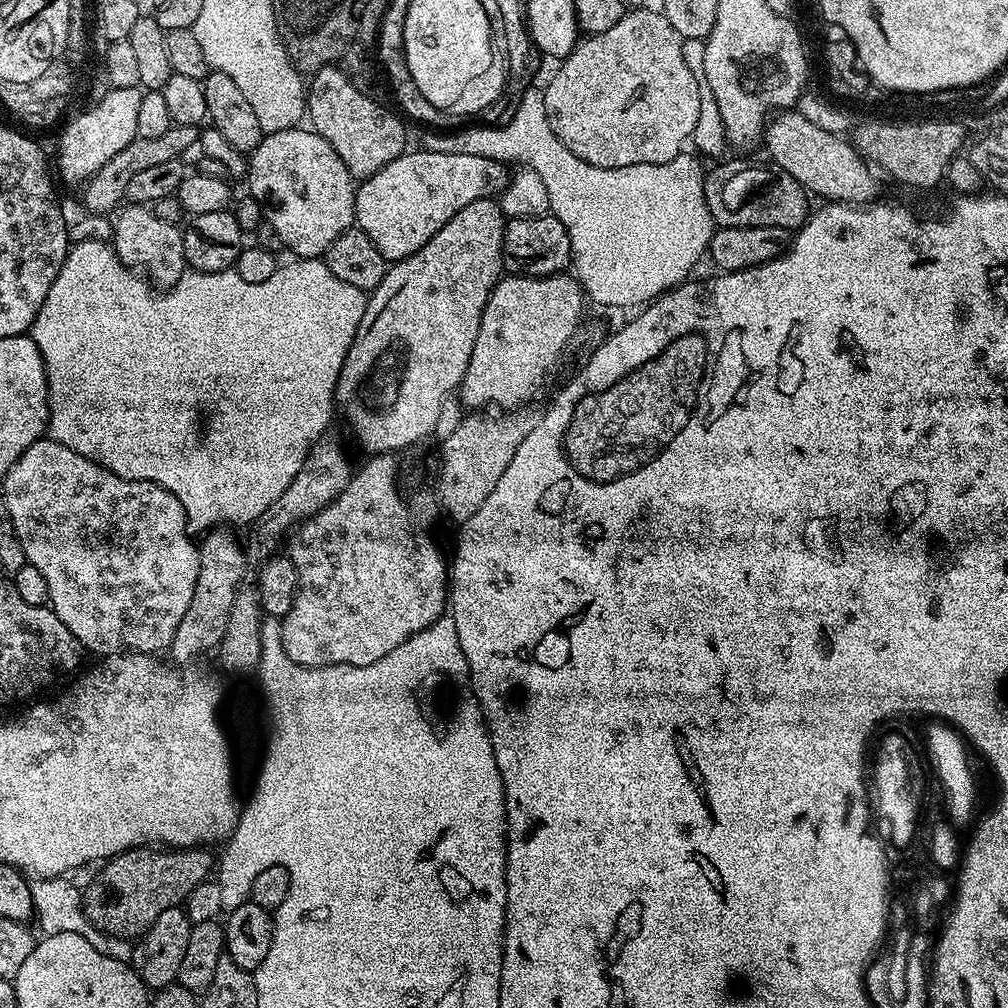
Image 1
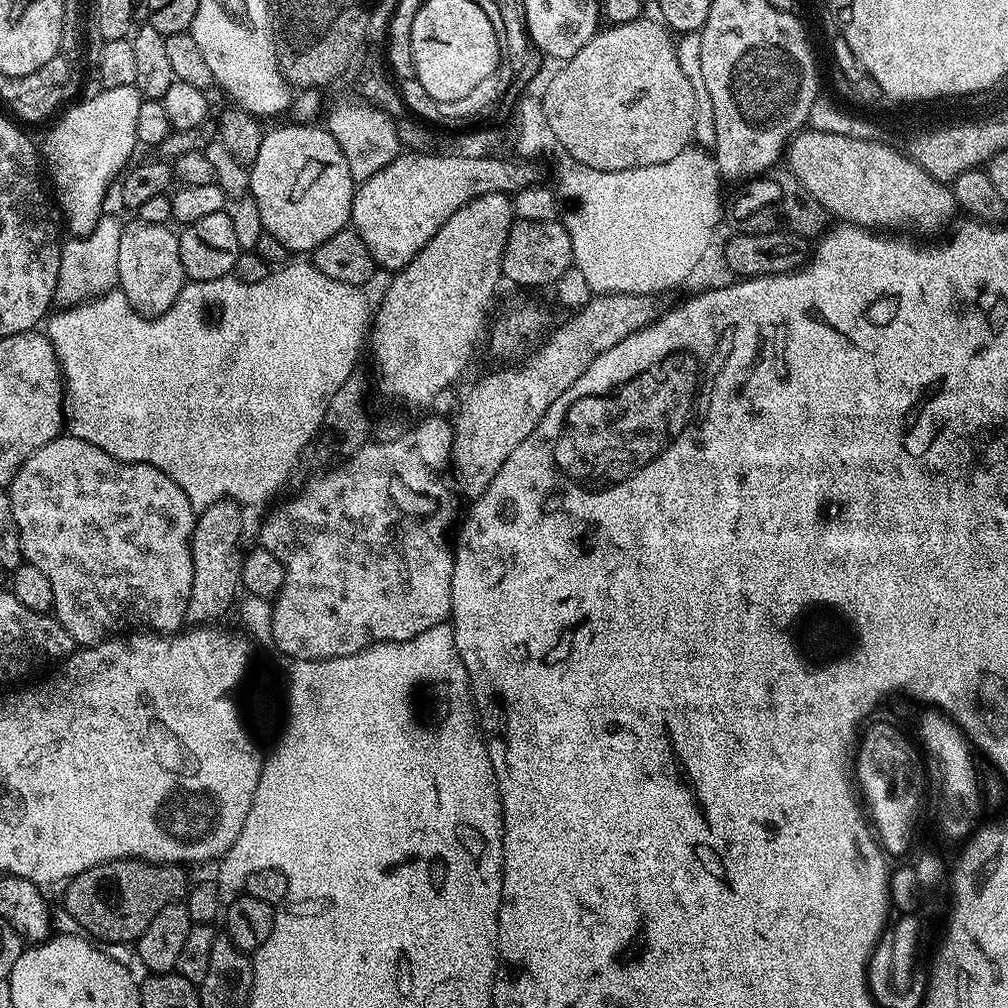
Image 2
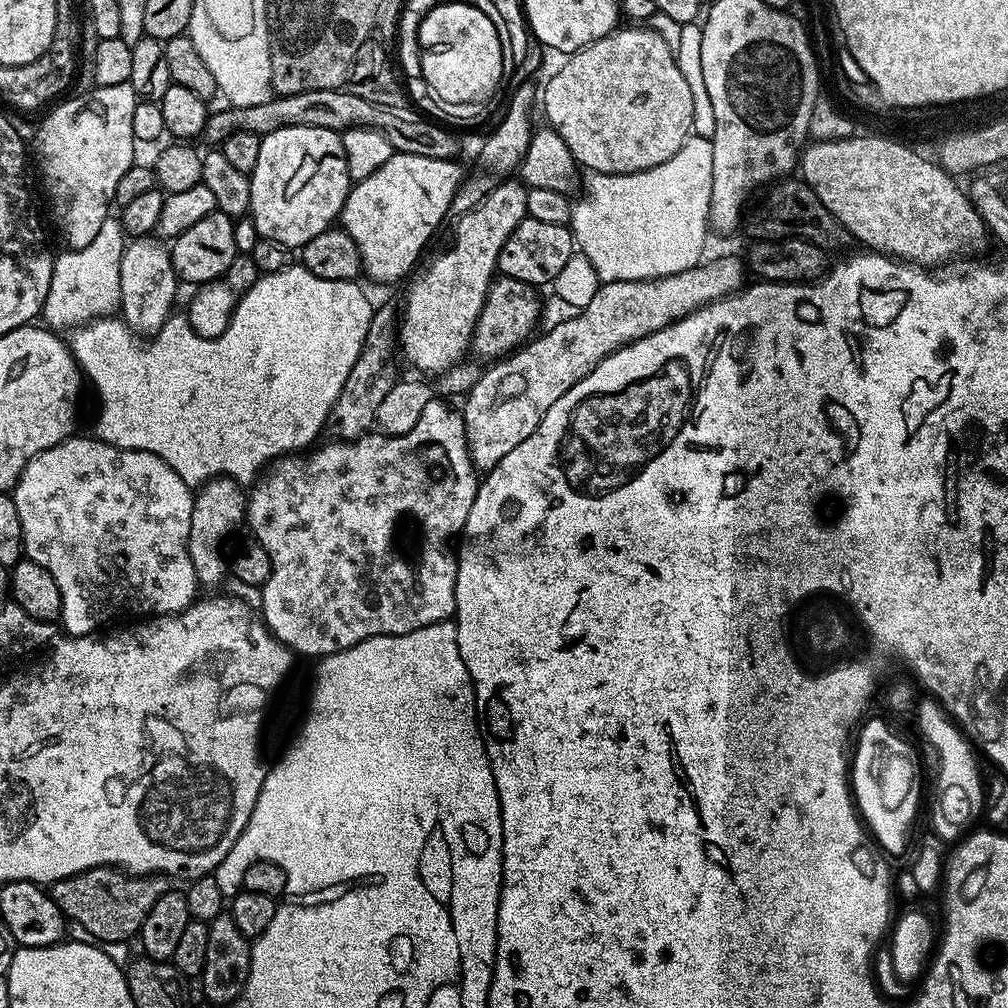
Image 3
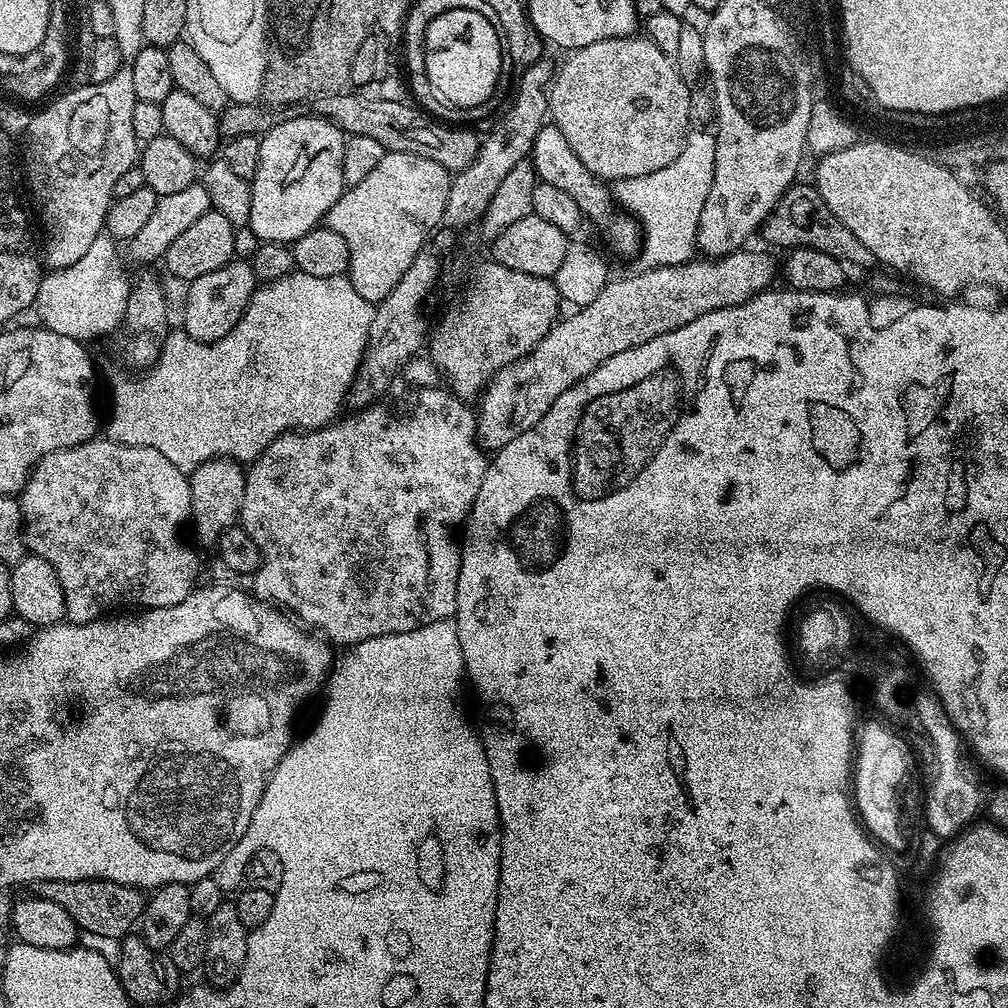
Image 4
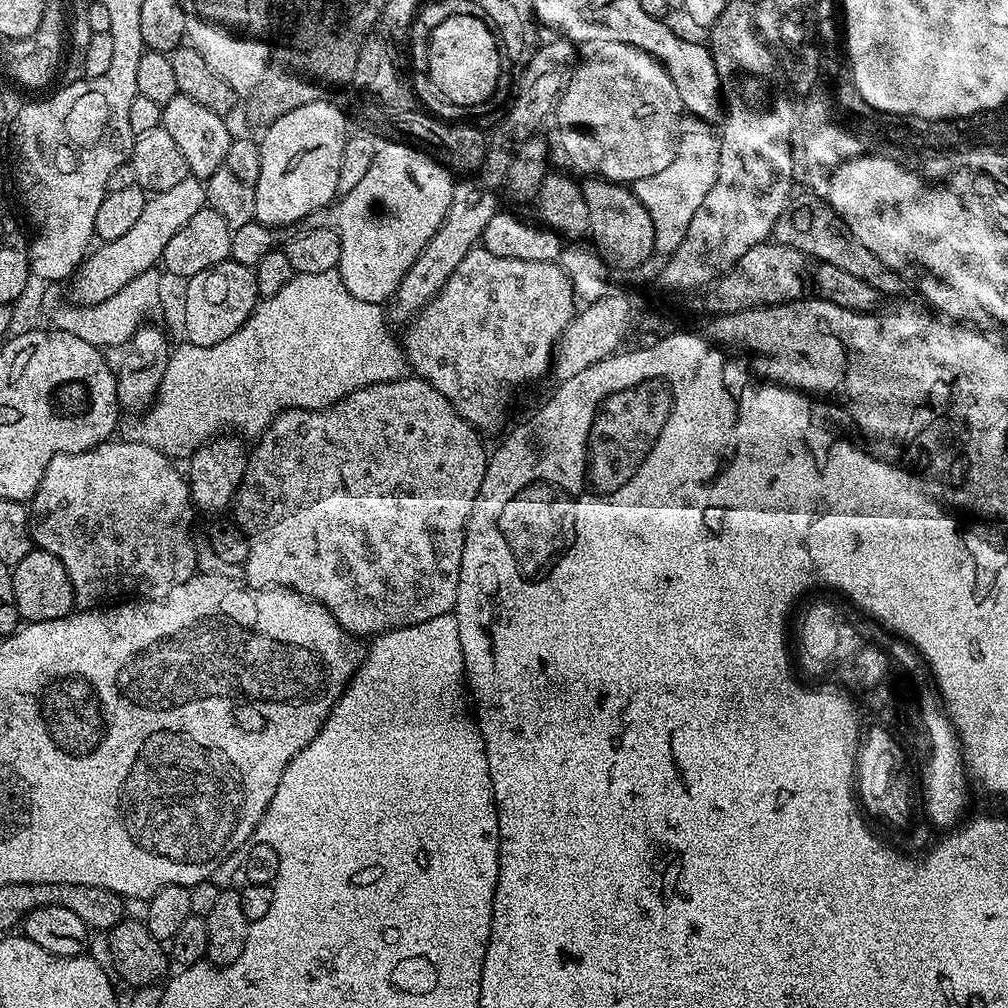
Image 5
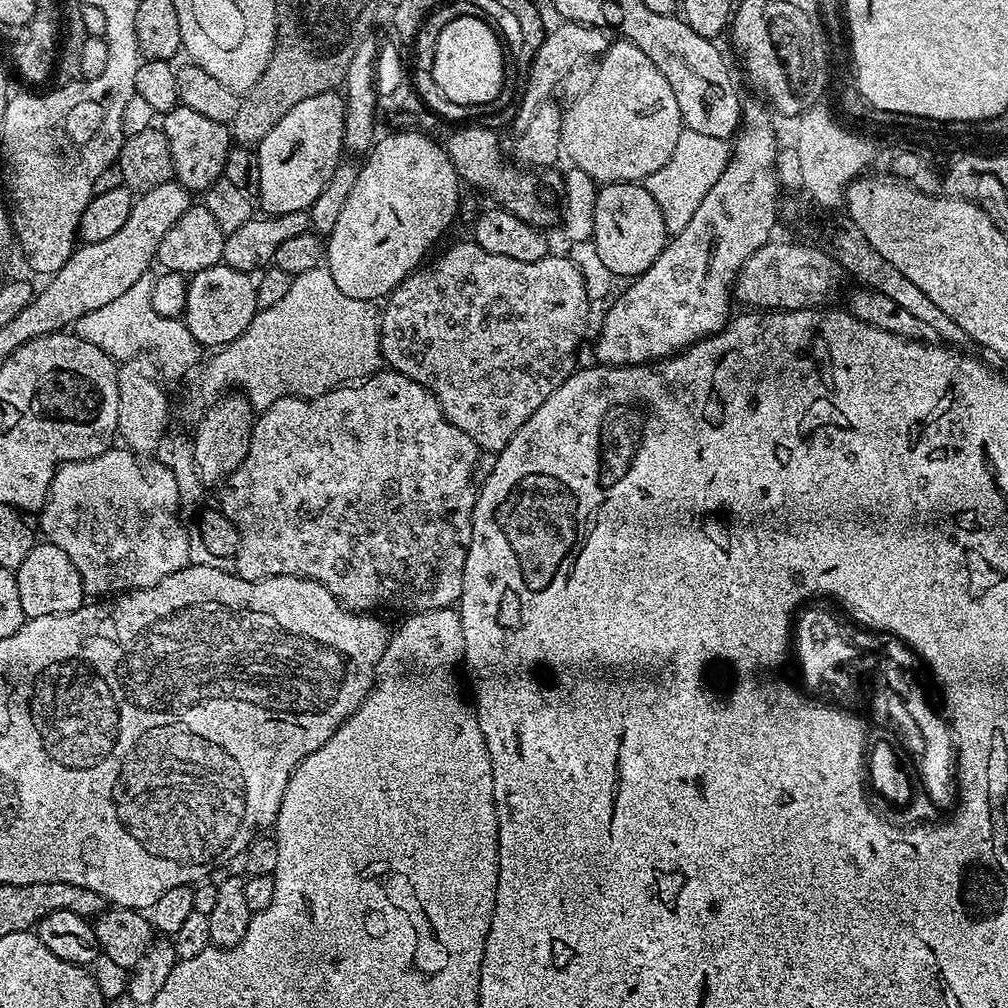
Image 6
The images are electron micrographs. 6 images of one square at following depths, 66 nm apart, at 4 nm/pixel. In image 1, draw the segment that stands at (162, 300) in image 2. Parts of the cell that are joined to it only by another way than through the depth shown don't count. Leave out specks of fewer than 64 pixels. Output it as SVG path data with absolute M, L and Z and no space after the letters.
M128 204L121 207L115 216L111 221L110 243L124 265L143 274L156 286L174 285L178 278L184 276L184 233L177 225L162 222L151 207L143 204Z

